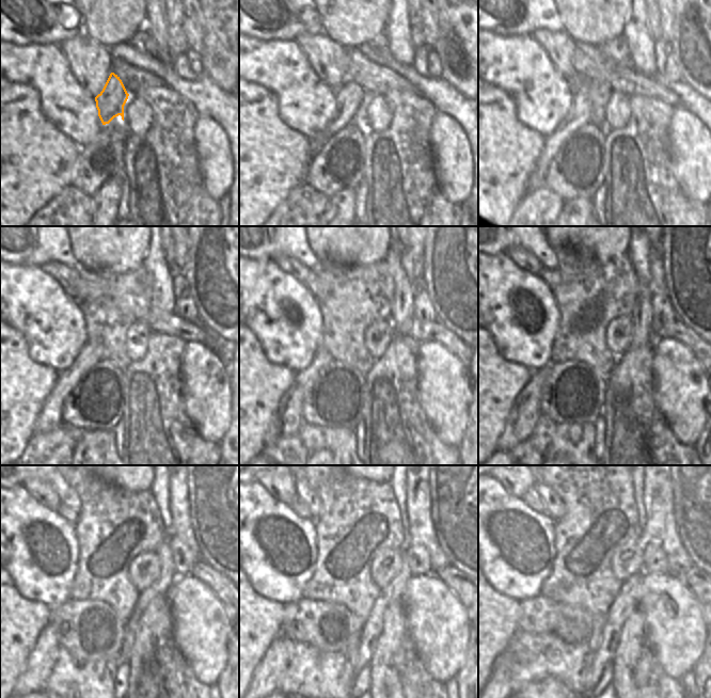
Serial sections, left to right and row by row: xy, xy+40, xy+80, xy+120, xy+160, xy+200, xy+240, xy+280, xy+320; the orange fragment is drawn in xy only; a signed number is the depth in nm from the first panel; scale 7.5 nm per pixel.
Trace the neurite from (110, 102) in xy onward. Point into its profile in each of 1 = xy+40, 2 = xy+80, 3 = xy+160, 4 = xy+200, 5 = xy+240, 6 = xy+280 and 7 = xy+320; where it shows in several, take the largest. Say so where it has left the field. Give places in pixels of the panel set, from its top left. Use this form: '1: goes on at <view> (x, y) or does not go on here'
1: goes on at xy+40 (350, 98)
2: goes on at xy+80 (580, 113)
3: goes on at xy+160 (287, 418)
4: goes on at xy+200 (524, 413)
5: goes on at xy+240 (42, 659)
6: goes on at xy+280 (265, 679)
7: goes on at xy+320 (500, 679)

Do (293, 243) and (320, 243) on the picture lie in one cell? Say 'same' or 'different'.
different

